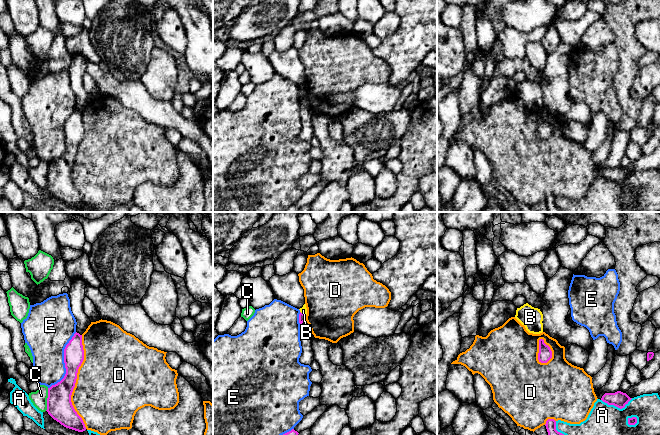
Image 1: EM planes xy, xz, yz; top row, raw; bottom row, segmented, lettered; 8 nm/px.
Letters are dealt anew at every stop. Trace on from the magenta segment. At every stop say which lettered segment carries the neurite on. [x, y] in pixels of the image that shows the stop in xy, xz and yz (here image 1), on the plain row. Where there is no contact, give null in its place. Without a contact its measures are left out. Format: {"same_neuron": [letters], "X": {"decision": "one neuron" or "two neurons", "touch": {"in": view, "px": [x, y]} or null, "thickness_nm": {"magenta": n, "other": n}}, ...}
{"same_neuron": [], "A": {"decision": "two neurons", "touch": {"in": "yz", "px": [616, 182]}, "thickness_nm": {"magenta": 130, "other": 400}}, "B": {"decision": "two neurons", "touch": {"in": "xz", "px": [302, 89]}, "thickness_nm": {"magenta": 60, "other": 50}}, "C": {"decision": "two neurons", "touch": {"in": "xy", "px": [47, 175]}, "thickness_nm": {"magenta": 200, "other": 130}}, "D": {"decision": "two neurons", "touch": {"in": "xy", "px": [75, 158]}, "thickness_nm": {"magenta": 200, "other": 500}}, "E": {"decision": "two neurons", "touch": {"in": "xy", "px": [64, 138]}, "thickness_nm": {"magenta": 160, "other": 340}}}

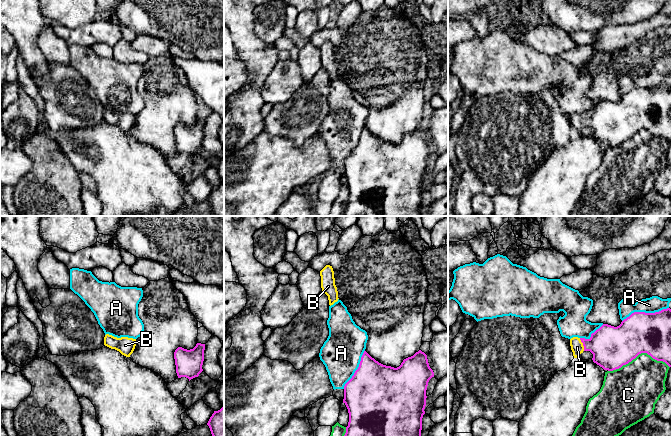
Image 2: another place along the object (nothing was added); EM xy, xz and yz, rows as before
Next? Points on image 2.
{"same_neuron": ["B"], "A": {"decision": "two neurons", "touch": {"in": "yz", "px": [644, 88]}, "thickness_nm": {"magenta": 400, "other": 130}}, "B": {"decision": "one neuron", "touch": {"in": "yz", "px": [583, 120]}, "thickness_nm": {"magenta": 340, "other": 100}}, "C": {"decision": "two neurons", "touch": {"in": "yz", "px": [638, 130]}, "thickness_nm": {"magenta": 380, "other": 400}}}

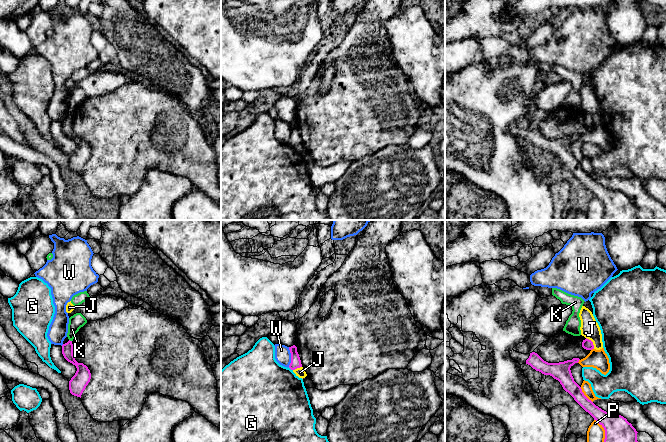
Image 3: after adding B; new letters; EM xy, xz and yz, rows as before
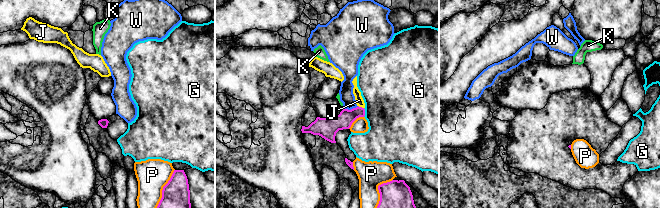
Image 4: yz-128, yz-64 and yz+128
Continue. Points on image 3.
{"same_neuron": [], "G": {"decision": "two neurons", "touch": {"in": "xz", "px": [290, 144]}, "thickness_nm": {"magenta": 80, "other": 480}}, "J": {"decision": "two neurons", "touch": {"in": "yz", "px": [592, 118]}, "thickness_nm": {"magenta": 90, "other": 150}}, "K": {"decision": "two neurons", "touch": {"in": "xy", "px": [69, 116]}, "thickness_nm": {"magenta": 100, "other": 120}}, "P": {"decision": "two neurons", "touch": {"in": "yz", "px": [584, 171]}, "thickness_nm": {"magenta": 140, "other": 80}}, "W": {"decision": "two neurons", "touch": {"in": "xz", "px": [291, 133]}, "thickness_nm": {"magenta": 80, "other": 130}}}

